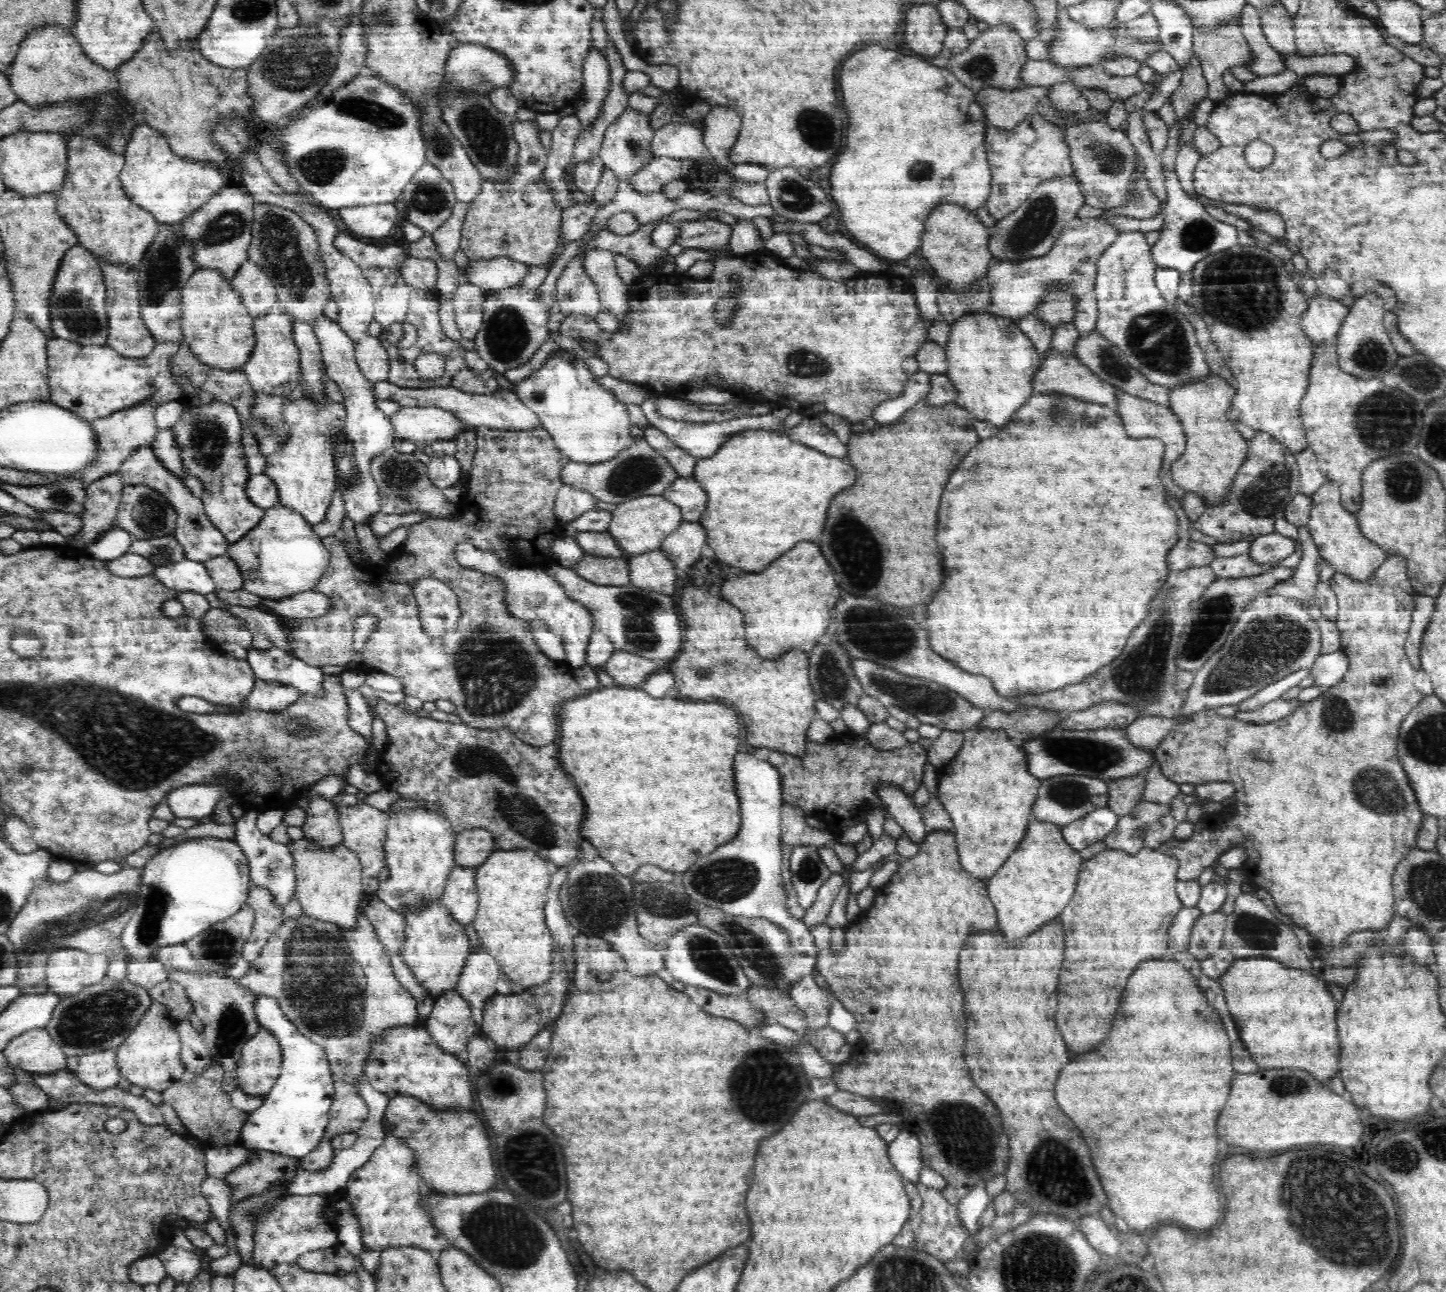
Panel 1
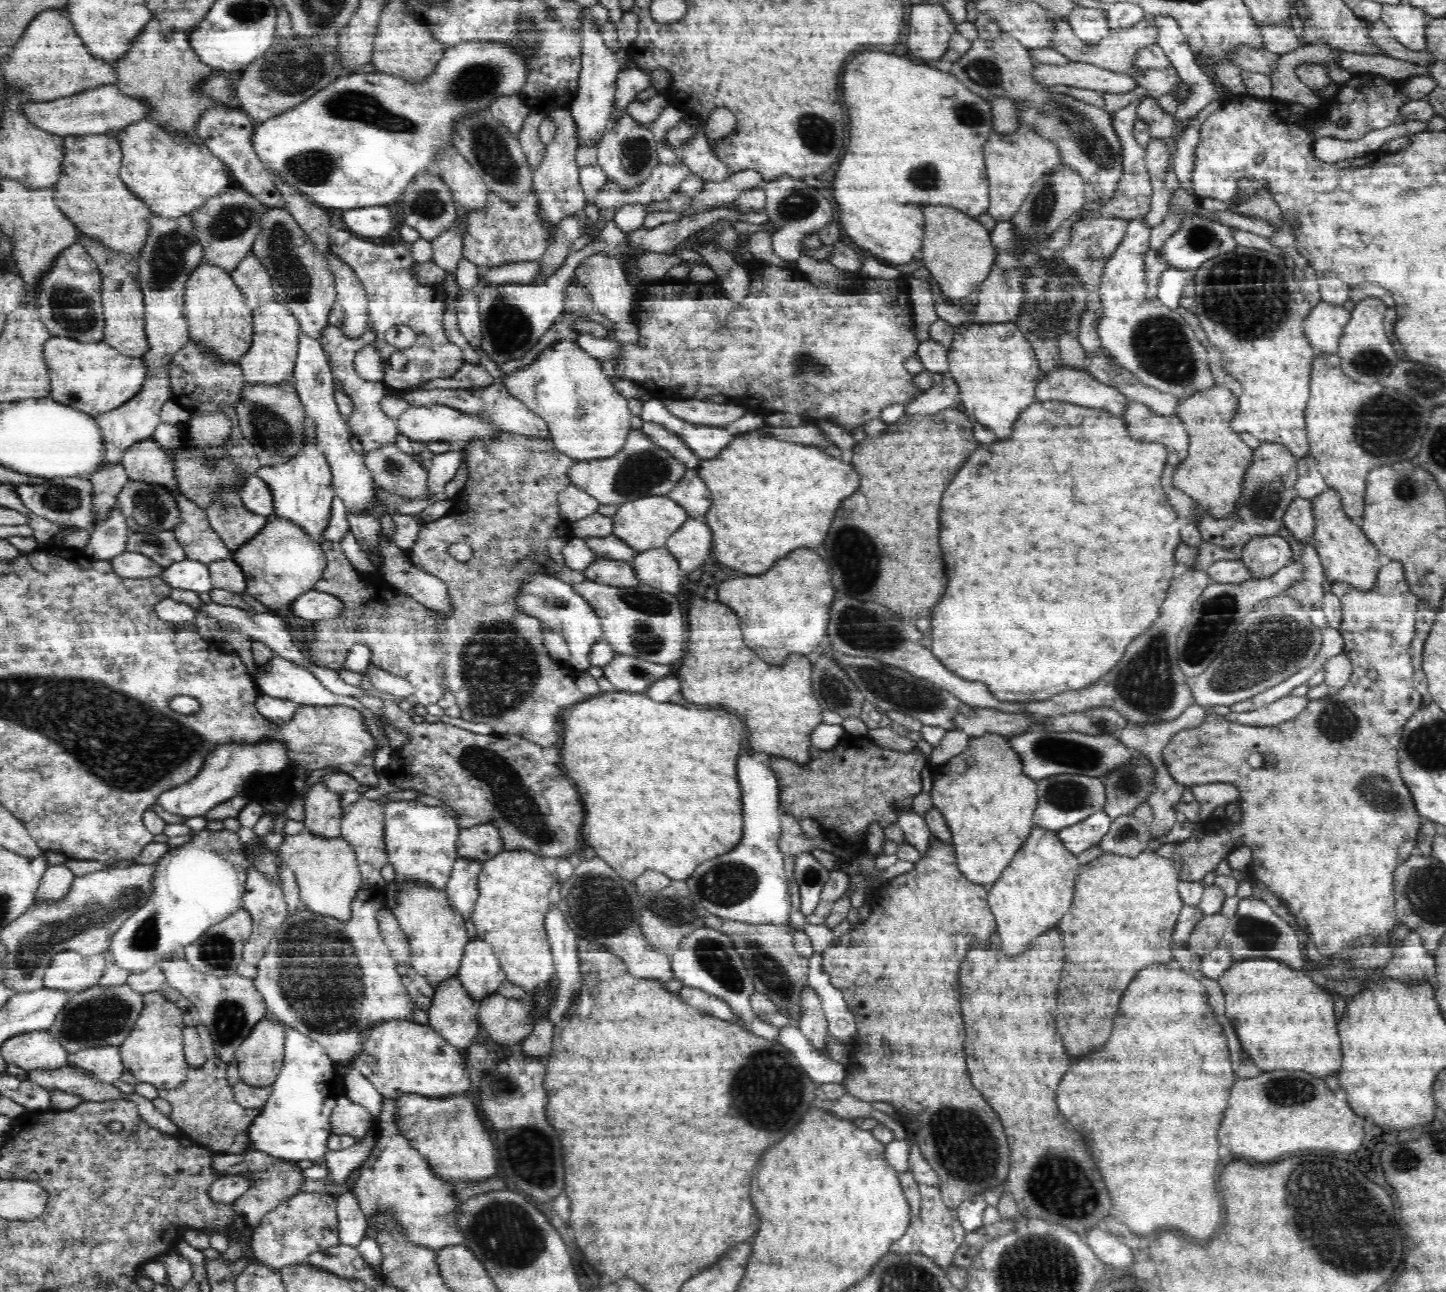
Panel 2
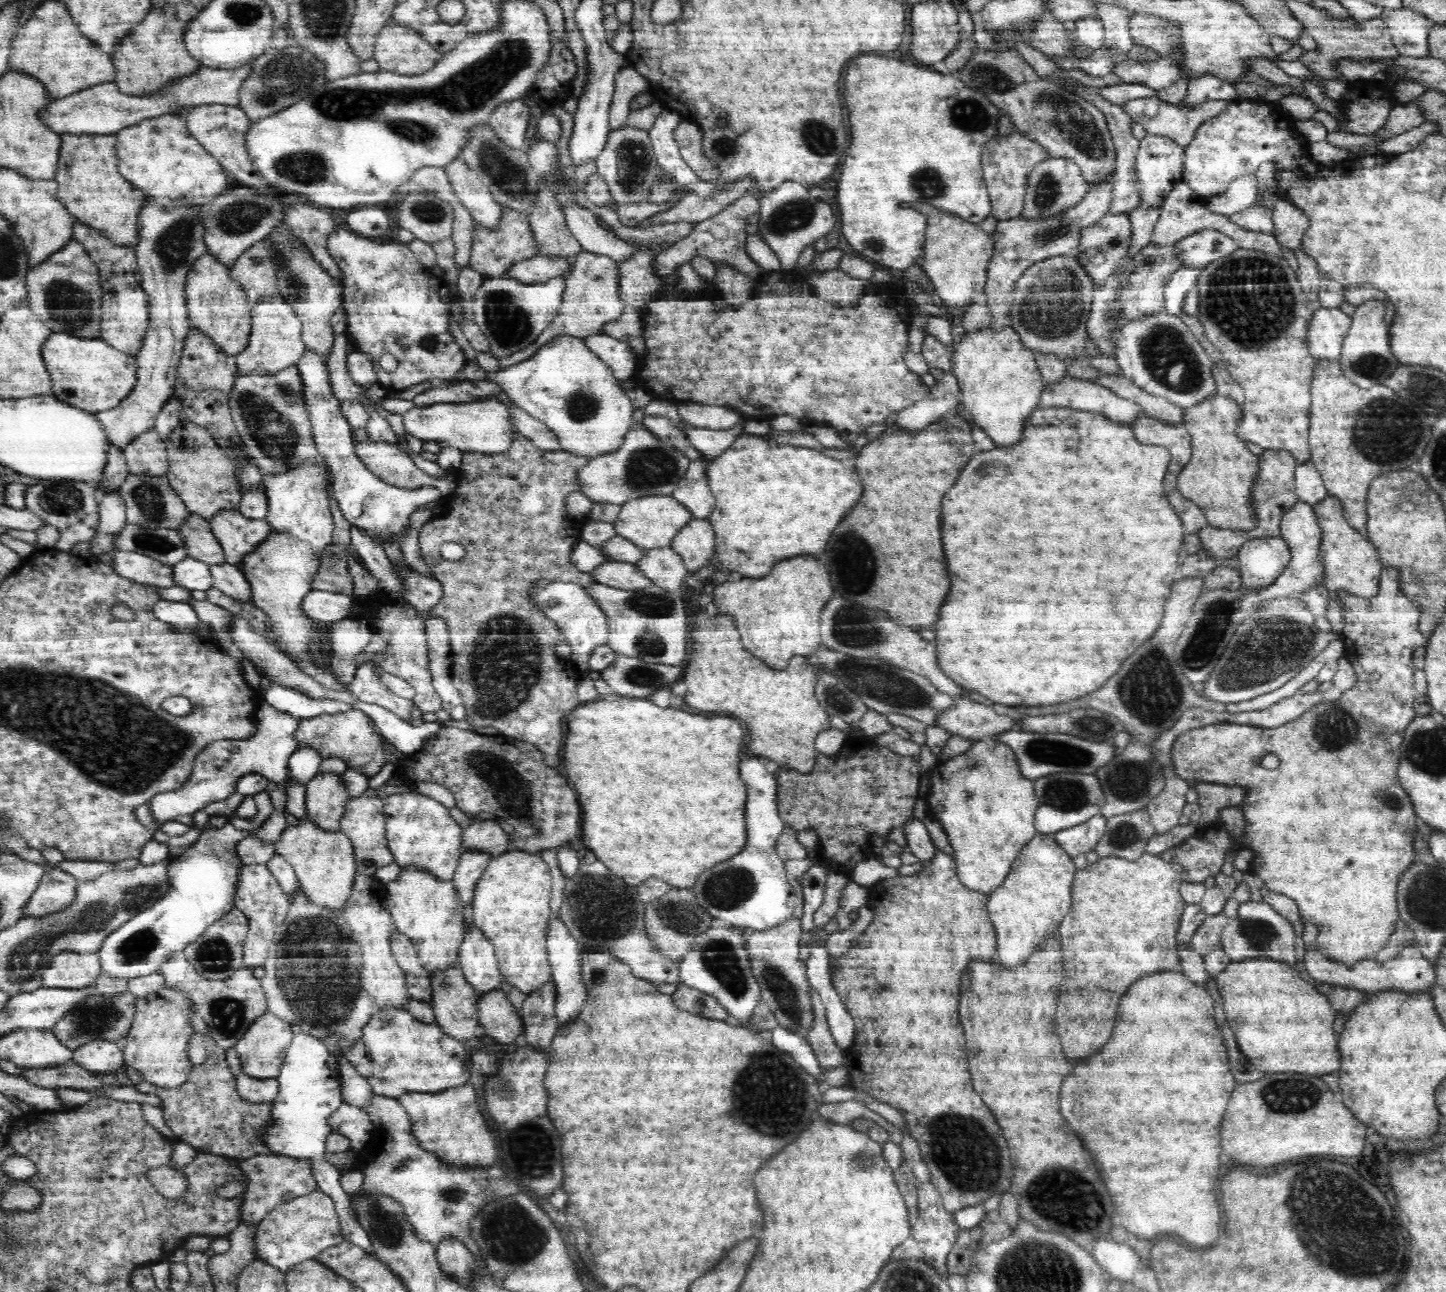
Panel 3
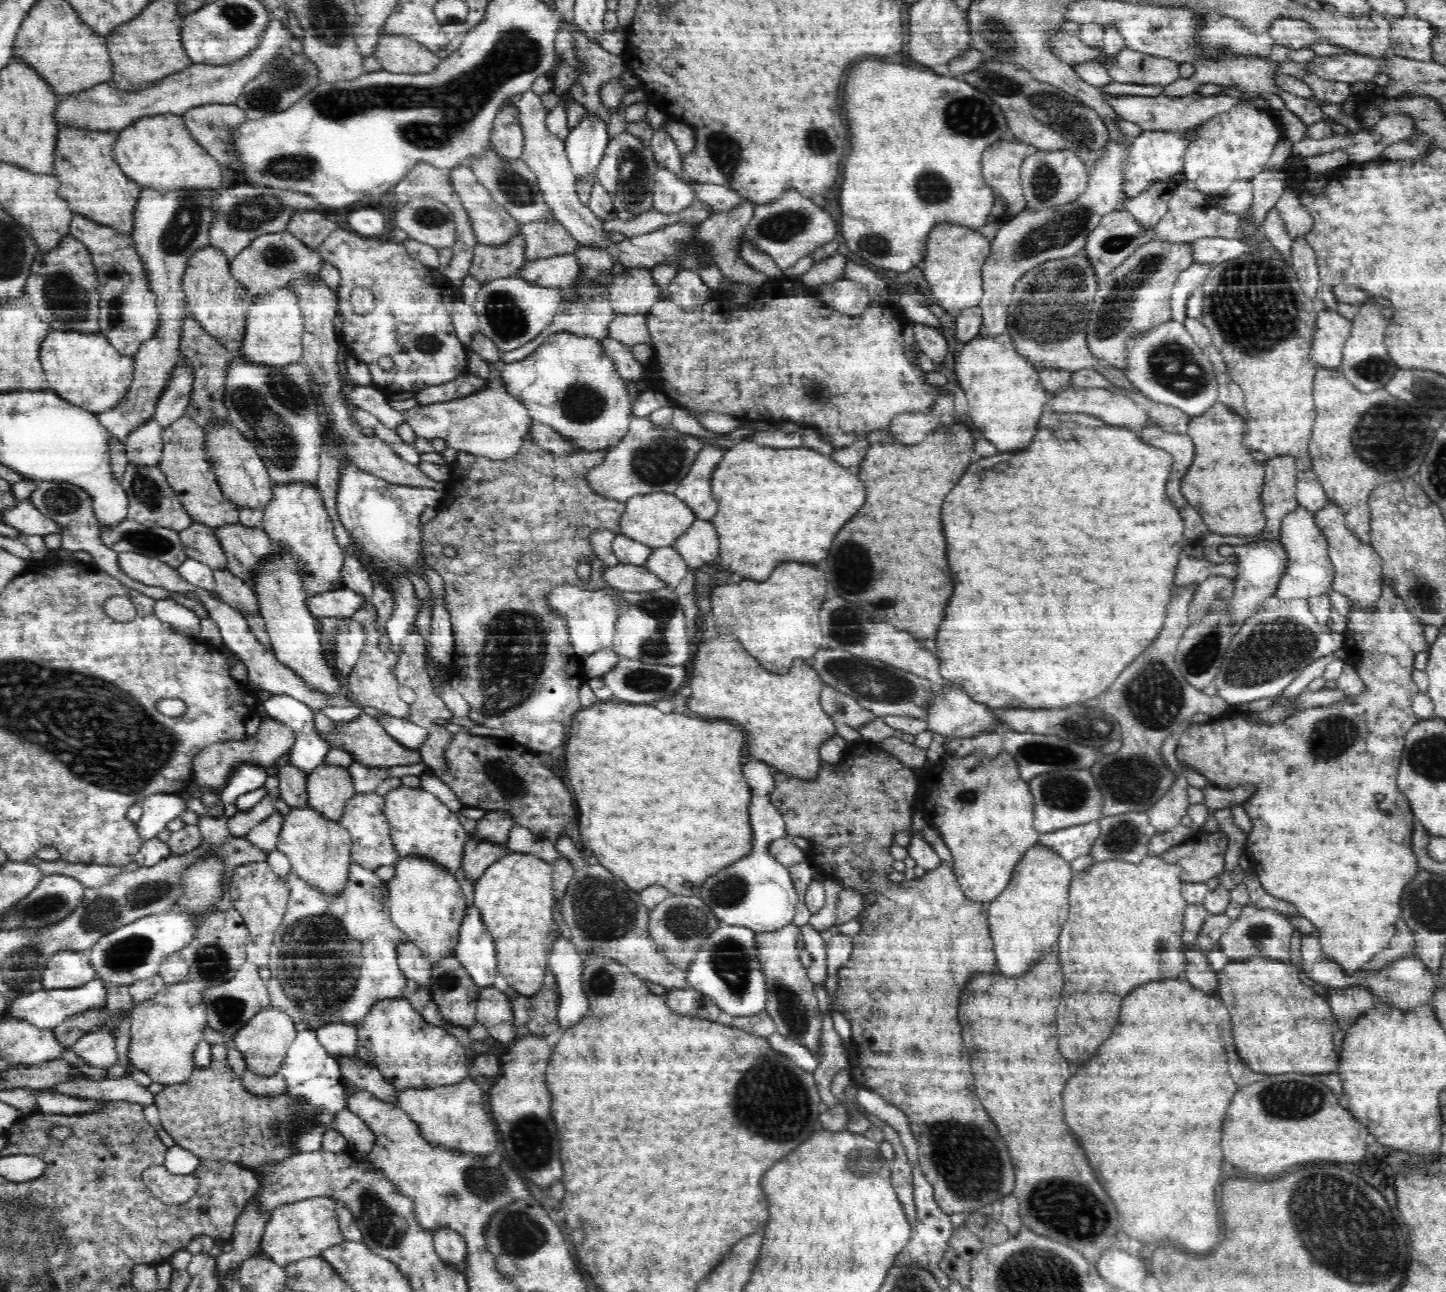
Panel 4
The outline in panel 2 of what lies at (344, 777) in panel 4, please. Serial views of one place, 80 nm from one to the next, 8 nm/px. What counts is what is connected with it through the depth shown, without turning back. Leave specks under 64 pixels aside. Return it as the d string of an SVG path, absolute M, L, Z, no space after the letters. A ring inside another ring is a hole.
M318 781L306 792L303 823L310 834L318 835L324 840L336 840L341 836L341 794L326 788L326 783Z

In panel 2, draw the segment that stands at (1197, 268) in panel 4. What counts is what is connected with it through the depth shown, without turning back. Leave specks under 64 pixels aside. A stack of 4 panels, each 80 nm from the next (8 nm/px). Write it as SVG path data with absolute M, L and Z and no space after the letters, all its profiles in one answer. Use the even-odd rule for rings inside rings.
M1170 267L1158 278L1158 300L1170 310L1177 310L1184 286L1193 280L1194 272Z

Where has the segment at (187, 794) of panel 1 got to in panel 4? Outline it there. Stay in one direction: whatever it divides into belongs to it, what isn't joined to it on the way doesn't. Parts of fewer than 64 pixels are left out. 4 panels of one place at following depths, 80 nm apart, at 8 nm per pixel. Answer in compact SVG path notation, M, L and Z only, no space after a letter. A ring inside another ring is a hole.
M267 716L261 720L258 734L254 734L250 740L214 742L214 744L203 748L193 760L193 777L186 785L186 791L189 791L193 796L201 797L205 790L215 788L220 794L228 786L230 776L237 770L240 763L262 765L262 767L266 767L268 776L276 775L277 777L277 772L282 766L282 762L287 761L286 758L293 744L294 734L291 728ZM156 793L141 800L141 817L135 822L138 833L145 841L156 838L166 830L168 822L188 810L181 793Z

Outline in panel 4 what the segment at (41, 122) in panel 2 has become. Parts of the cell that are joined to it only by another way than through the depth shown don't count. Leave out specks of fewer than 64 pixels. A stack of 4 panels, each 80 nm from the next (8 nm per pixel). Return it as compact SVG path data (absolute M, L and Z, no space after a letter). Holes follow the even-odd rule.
M273 19L269 20L268 30L264 32L262 44L246 55L244 59L226 66L192 64L190 68L166 77L160 83L149 86L144 91L124 92L112 81L94 85L90 90L72 94L60 99L53 114L55 123L84 128L85 131L122 131L137 123L139 119L148 119L158 115L182 115L192 108L207 104L236 104L246 84L249 84L260 72L264 64L272 57L280 56L280 48L290 46L290 31L294 25L288 25Z

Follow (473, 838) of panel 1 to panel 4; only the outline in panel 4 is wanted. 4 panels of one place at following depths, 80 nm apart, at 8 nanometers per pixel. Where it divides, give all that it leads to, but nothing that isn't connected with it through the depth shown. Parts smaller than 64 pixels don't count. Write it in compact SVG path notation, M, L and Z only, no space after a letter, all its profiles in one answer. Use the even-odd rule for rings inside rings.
M485 812L478 820L475 829L468 833L470 836L478 836L484 843L506 845L510 838L510 830L514 828L514 822L503 812Z

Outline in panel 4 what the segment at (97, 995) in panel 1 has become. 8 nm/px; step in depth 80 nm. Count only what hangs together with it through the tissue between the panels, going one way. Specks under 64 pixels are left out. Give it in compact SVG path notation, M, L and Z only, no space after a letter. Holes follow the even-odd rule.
M102 1005L99 1008L88 1008L86 1012L75 1013L74 1016L67 1017L62 1024L55 1026L53 1031L58 1043L64 1049L69 1049L81 1039L82 1035L94 1032L98 1028L103 1028L114 1036L114 1032L118 1032L122 1024L122 1018L126 1016L128 1016L126 1009L119 1009L117 1015L112 1015L106 1005Z

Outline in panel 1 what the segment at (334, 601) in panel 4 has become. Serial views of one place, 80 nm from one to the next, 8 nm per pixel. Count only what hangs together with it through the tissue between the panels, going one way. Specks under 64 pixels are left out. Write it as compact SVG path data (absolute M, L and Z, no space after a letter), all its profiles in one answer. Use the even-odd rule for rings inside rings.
M307 591L279 600L261 599L262 608L278 616L318 618L331 610L331 601L314 591Z

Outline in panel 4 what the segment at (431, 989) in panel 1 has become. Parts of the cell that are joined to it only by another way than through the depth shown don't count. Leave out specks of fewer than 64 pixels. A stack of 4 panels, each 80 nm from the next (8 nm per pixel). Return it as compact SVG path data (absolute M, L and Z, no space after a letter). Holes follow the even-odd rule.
M399 858L395 874L387 882L387 907L393 923L408 936L426 957L427 962L438 963L452 958L457 946L462 921L468 904L456 877L422 858Z

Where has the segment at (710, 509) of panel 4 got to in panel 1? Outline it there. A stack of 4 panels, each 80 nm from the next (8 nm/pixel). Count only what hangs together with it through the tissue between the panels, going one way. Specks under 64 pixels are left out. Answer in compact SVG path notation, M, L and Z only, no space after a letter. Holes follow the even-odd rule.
M678 477L670 488L662 492L662 496L676 504L681 512L683 521L698 522L707 504L706 491L692 477Z

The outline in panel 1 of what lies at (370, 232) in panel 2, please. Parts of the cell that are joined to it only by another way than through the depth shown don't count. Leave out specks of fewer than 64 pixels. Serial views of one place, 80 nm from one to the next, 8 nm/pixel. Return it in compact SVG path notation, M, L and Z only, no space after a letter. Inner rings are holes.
M394 202L340 208L339 212L343 224L350 231L369 238L386 236L394 228L398 218Z

